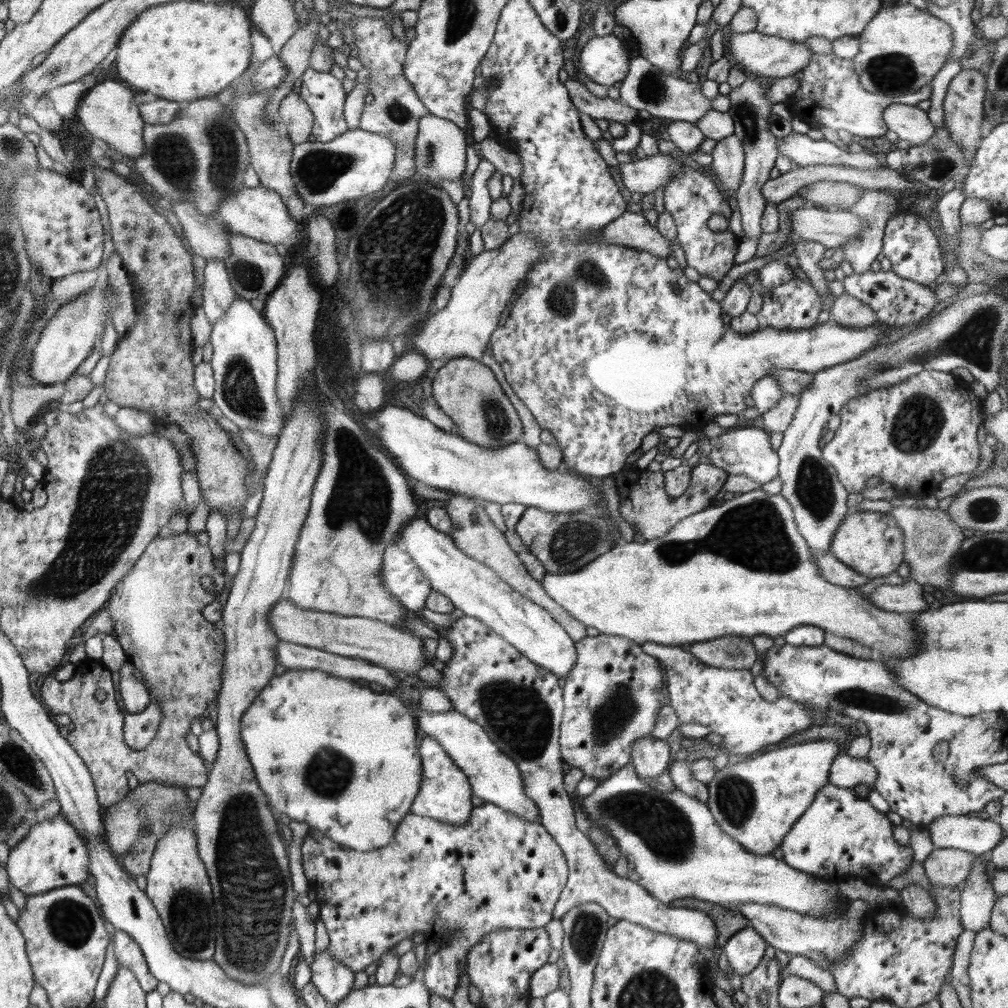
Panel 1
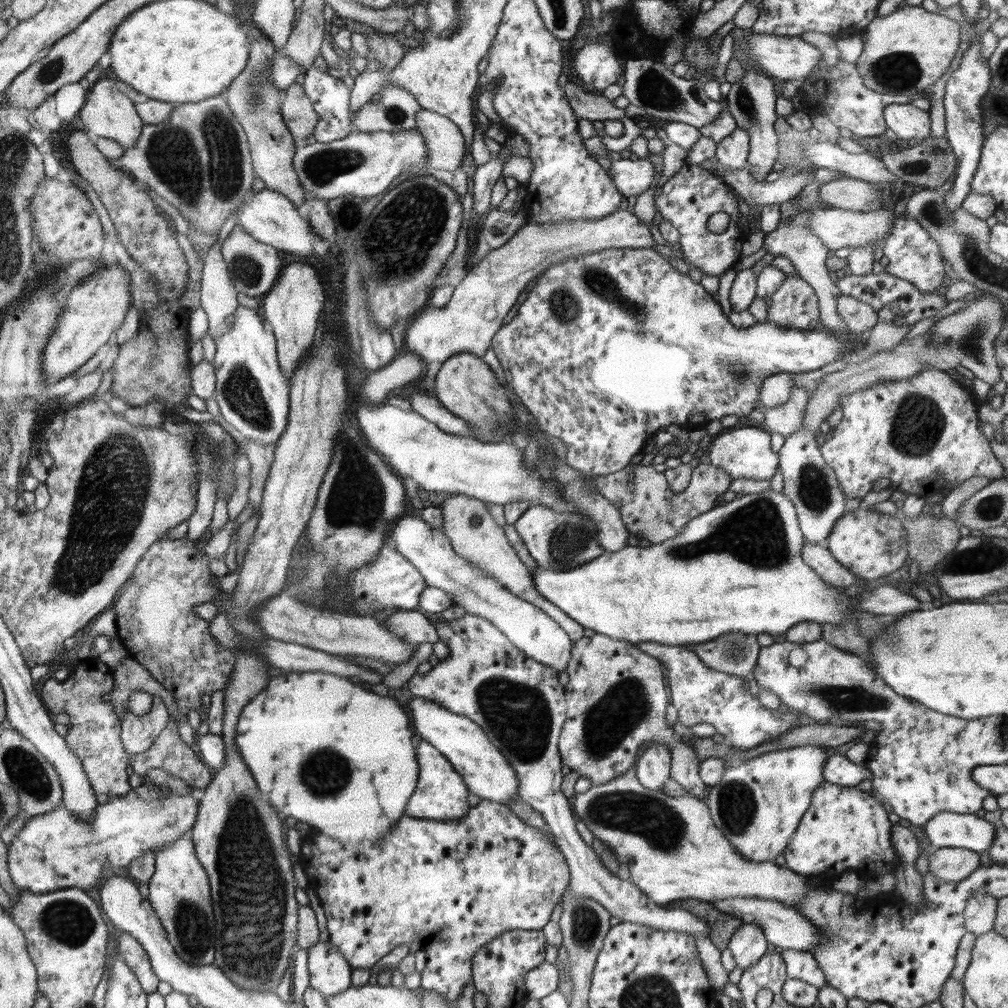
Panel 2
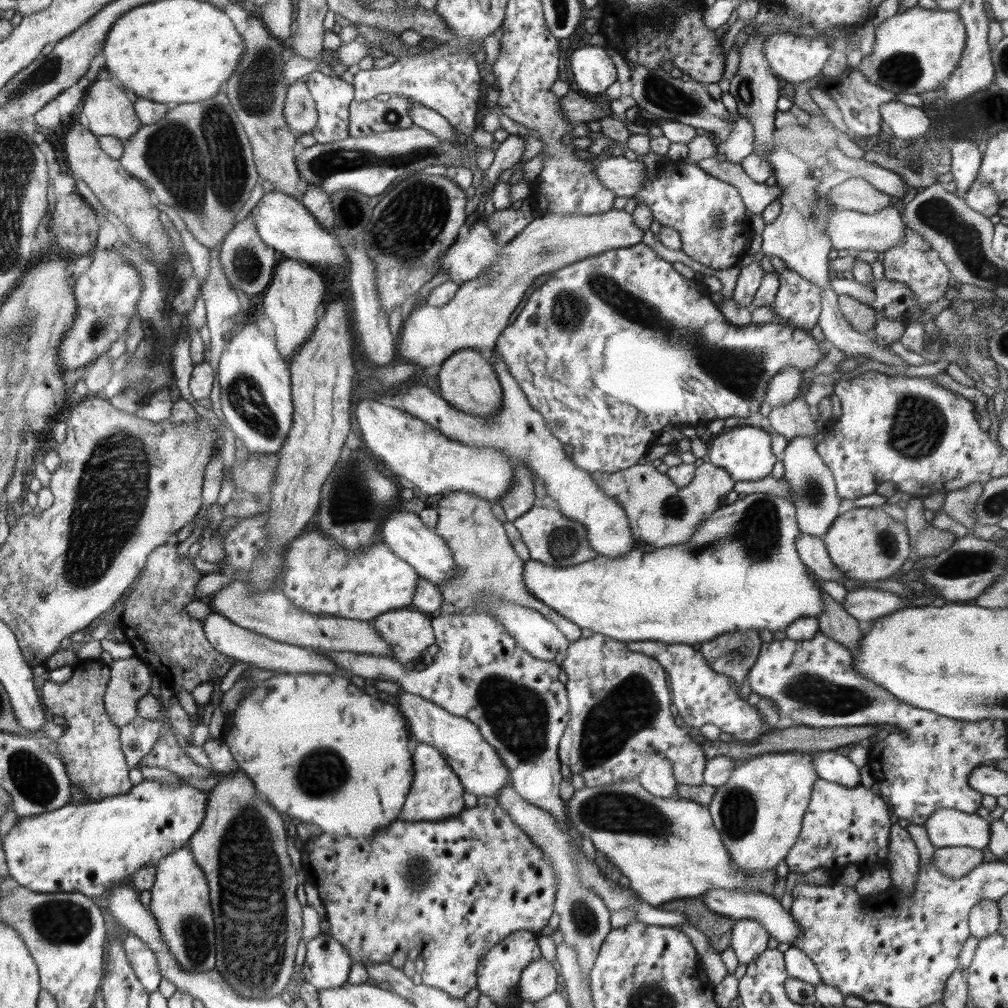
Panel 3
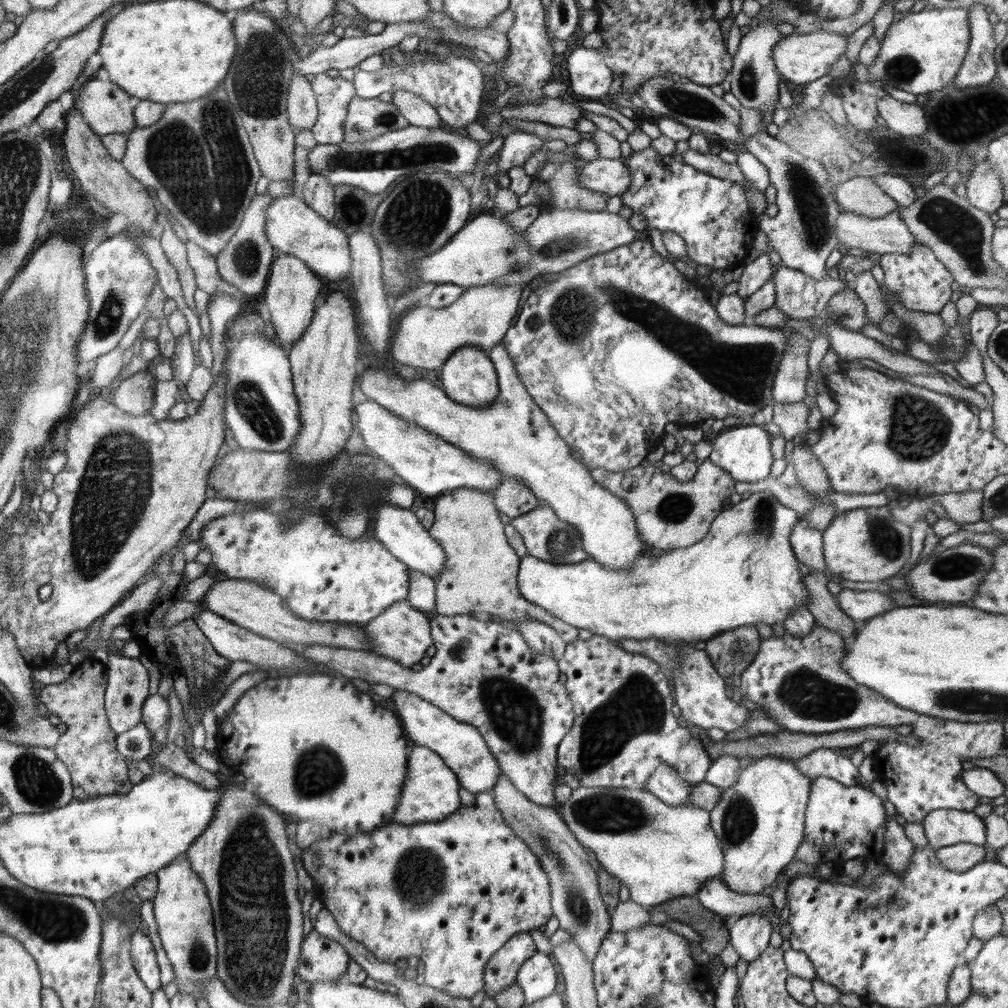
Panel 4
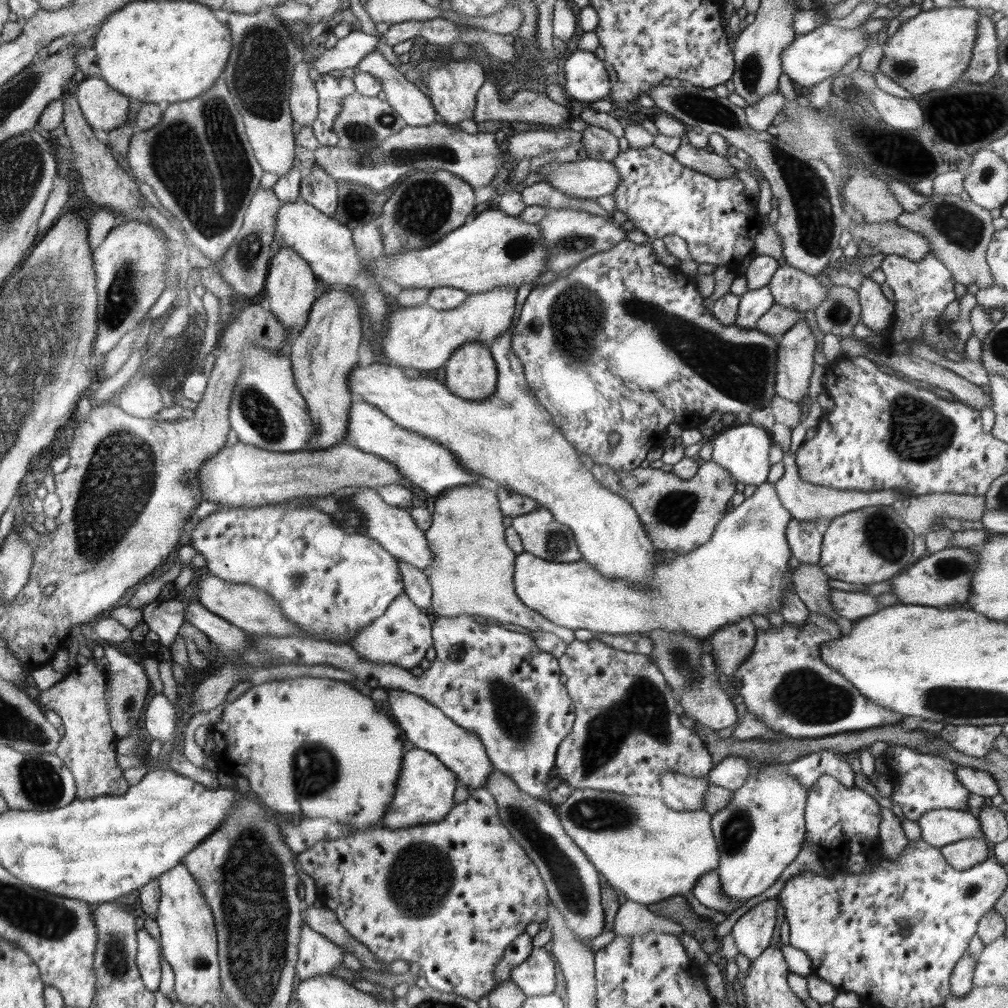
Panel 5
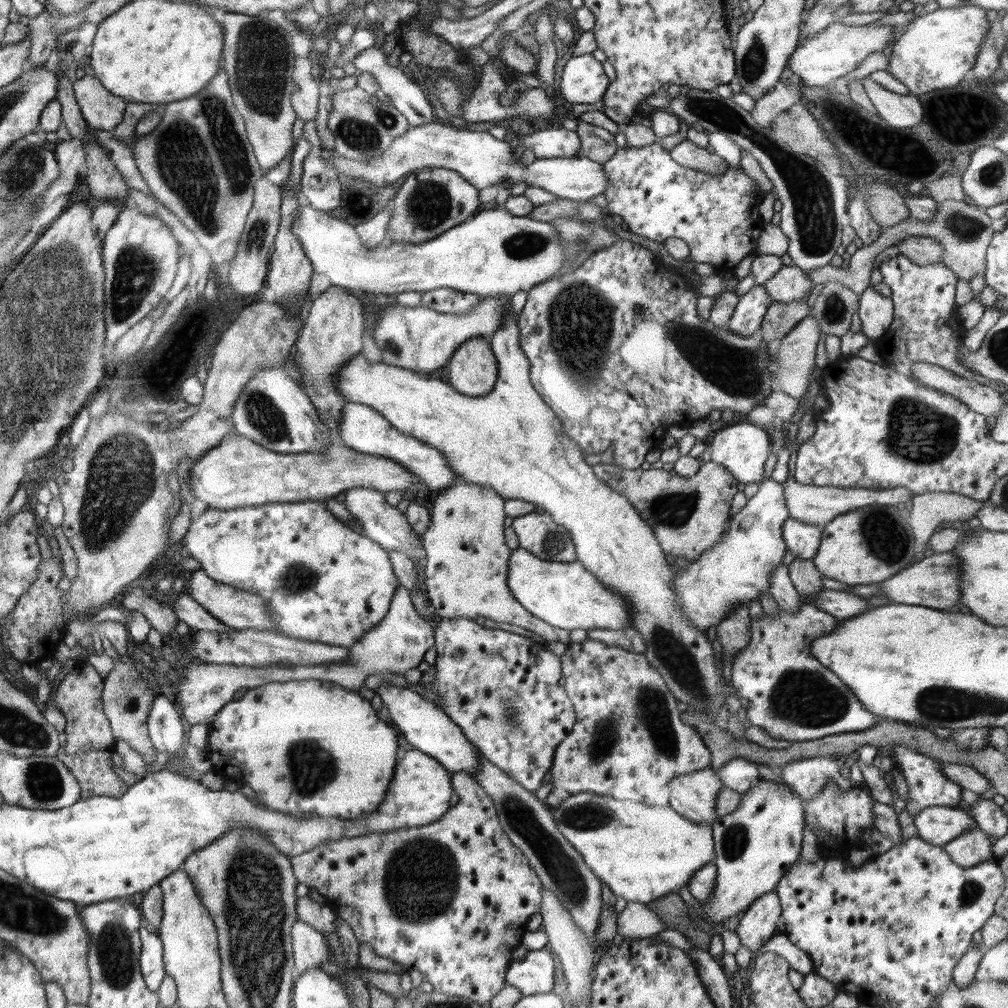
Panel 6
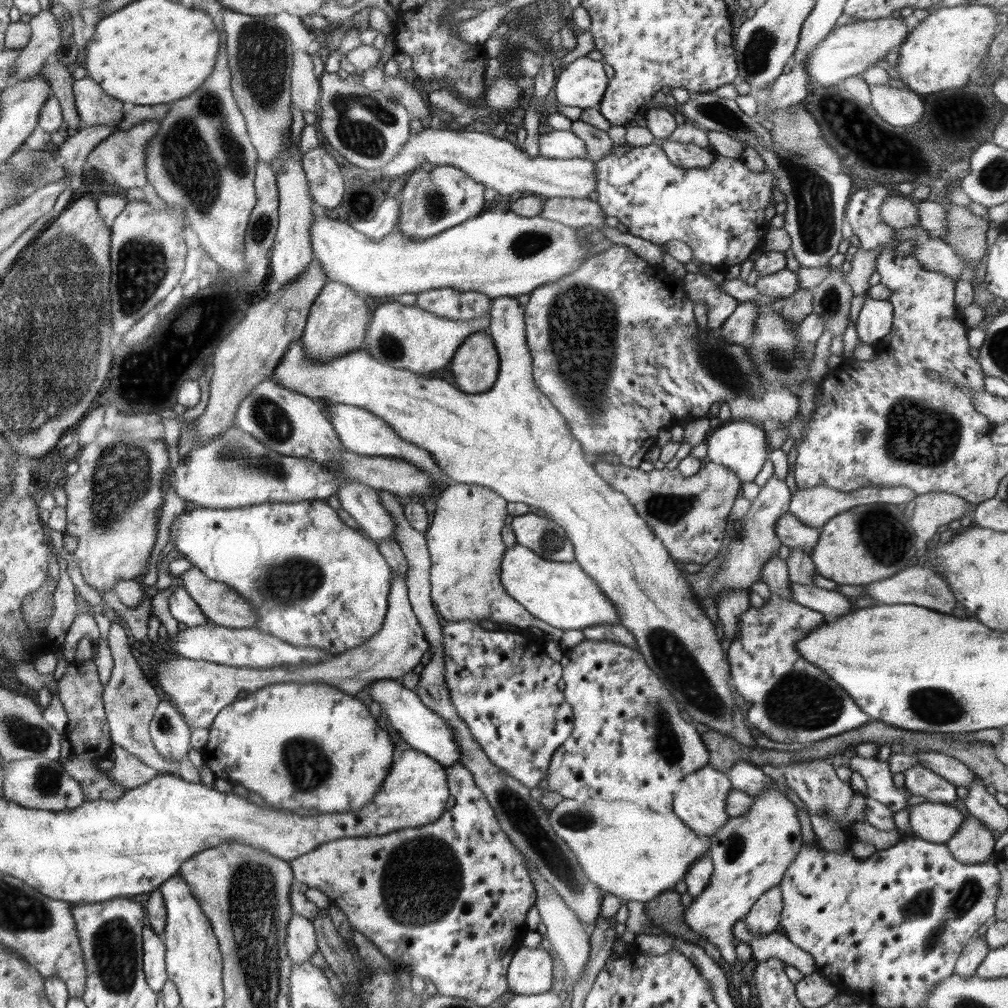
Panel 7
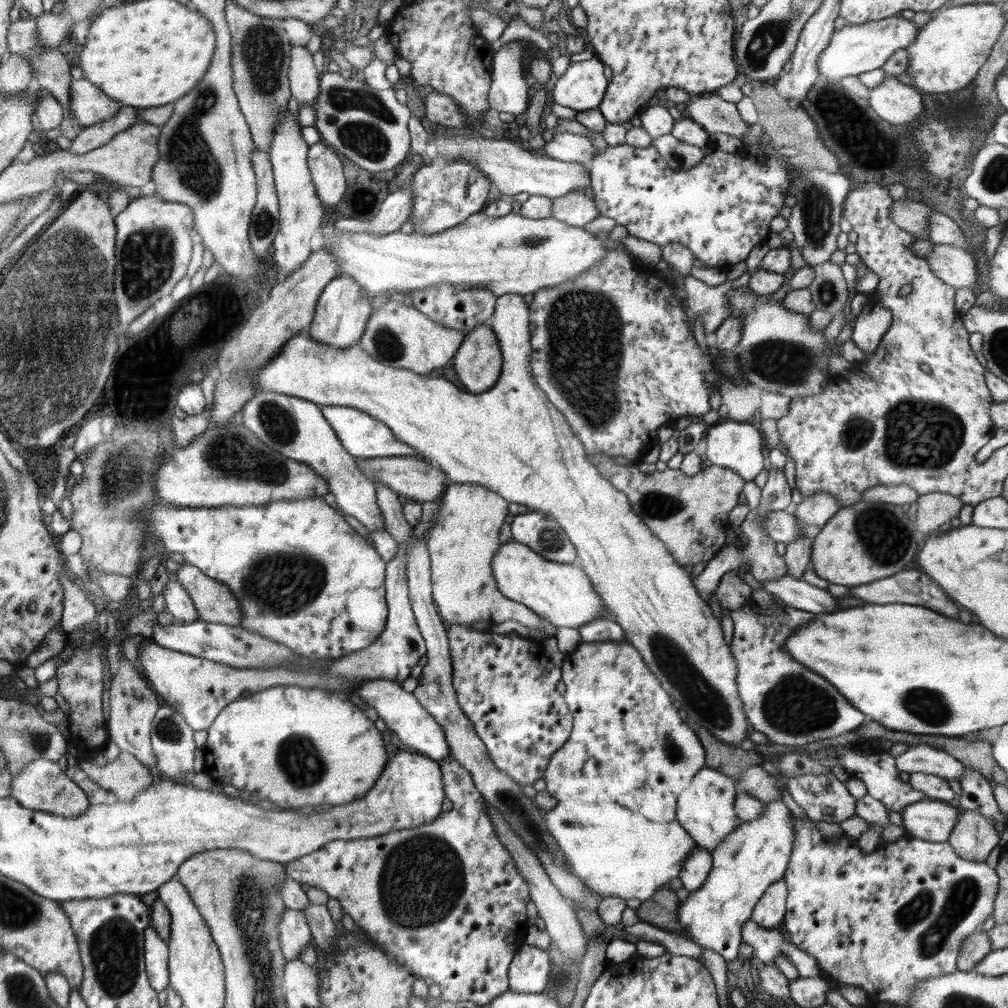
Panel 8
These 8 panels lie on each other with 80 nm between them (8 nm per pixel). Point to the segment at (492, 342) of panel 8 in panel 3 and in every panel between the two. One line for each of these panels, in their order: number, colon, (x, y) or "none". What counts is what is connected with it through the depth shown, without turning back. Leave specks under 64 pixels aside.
3: (468, 382)
4: (469, 377)
5: (471, 373)
6: (472, 369)
7: (475, 365)

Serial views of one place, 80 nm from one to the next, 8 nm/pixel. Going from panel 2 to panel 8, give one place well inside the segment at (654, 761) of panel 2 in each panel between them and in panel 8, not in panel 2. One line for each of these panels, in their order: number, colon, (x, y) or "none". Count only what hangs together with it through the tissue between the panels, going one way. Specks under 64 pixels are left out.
3: (658, 778)
4: (667, 785)
5: (680, 792)
6: (693, 796)
7: (700, 802)
8: (705, 808)

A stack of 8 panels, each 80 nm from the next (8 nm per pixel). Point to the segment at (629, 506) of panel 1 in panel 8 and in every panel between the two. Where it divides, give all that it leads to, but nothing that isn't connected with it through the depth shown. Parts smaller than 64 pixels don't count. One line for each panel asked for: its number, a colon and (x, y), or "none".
2: (648, 509)
3: (659, 513)
4: (669, 514)
5: (678, 514)
6: (687, 515)
7: (689, 514)
8: (689, 514)

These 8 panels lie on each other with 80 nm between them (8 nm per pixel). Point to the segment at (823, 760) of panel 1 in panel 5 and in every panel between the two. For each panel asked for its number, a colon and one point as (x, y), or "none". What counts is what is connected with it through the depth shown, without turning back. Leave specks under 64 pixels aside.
2: (757, 806)
3: (759, 811)
4: (759, 821)
5: (760, 831)

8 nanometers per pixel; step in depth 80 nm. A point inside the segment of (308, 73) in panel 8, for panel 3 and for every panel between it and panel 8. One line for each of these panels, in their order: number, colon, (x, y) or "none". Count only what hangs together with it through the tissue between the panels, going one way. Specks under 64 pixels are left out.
3: (301, 115)
4: (302, 111)
5: (303, 102)
6: (305, 98)
7: (305, 89)

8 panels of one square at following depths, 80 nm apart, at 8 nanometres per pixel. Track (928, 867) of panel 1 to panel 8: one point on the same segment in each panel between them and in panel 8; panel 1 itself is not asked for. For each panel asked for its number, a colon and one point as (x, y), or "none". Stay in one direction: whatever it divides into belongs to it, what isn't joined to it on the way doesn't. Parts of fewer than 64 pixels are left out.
2: (950, 864)
3: (954, 861)
4: (962, 856)
5: (965, 853)
6: (972, 847)
7: (972, 843)
8: (974, 836)

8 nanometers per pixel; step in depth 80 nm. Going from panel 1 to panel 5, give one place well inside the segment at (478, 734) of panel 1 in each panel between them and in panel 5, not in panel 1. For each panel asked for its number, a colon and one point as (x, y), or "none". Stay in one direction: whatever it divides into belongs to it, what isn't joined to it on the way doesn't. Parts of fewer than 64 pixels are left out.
2: (486, 773)
3: (480, 769)
4: (460, 745)
5: (426, 726)

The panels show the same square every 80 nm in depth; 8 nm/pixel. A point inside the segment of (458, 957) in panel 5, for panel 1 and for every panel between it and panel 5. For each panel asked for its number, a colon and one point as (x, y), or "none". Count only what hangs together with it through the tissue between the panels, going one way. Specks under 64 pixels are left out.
1: (498, 870)
2: (454, 886)
3: (452, 889)
4: (451, 893)

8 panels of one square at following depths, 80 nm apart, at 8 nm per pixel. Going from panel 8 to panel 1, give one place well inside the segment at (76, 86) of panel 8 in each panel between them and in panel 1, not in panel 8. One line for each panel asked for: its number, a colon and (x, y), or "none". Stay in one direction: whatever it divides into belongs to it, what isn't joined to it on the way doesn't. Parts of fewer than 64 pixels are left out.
1: (109, 113)
2: (107, 112)
3: (106, 110)
4: (105, 108)
5: (104, 108)
6: (101, 110)
7: (94, 107)

